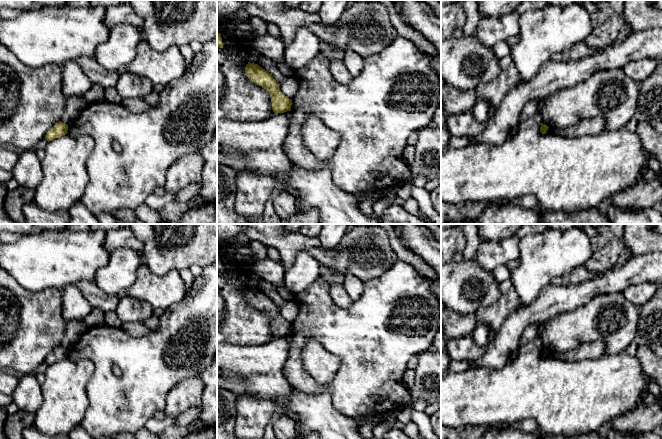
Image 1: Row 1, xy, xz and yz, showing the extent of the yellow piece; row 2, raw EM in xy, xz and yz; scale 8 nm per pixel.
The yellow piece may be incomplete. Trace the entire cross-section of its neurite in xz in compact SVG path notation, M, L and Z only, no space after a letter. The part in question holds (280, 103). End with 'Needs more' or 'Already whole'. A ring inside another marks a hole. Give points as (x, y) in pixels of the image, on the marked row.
M248 62L245 67L245 74L250 81L270 92L274 114L291 110L292 99L289 99L280 91L279 84L269 72L261 68L258 64Z. Already whole

